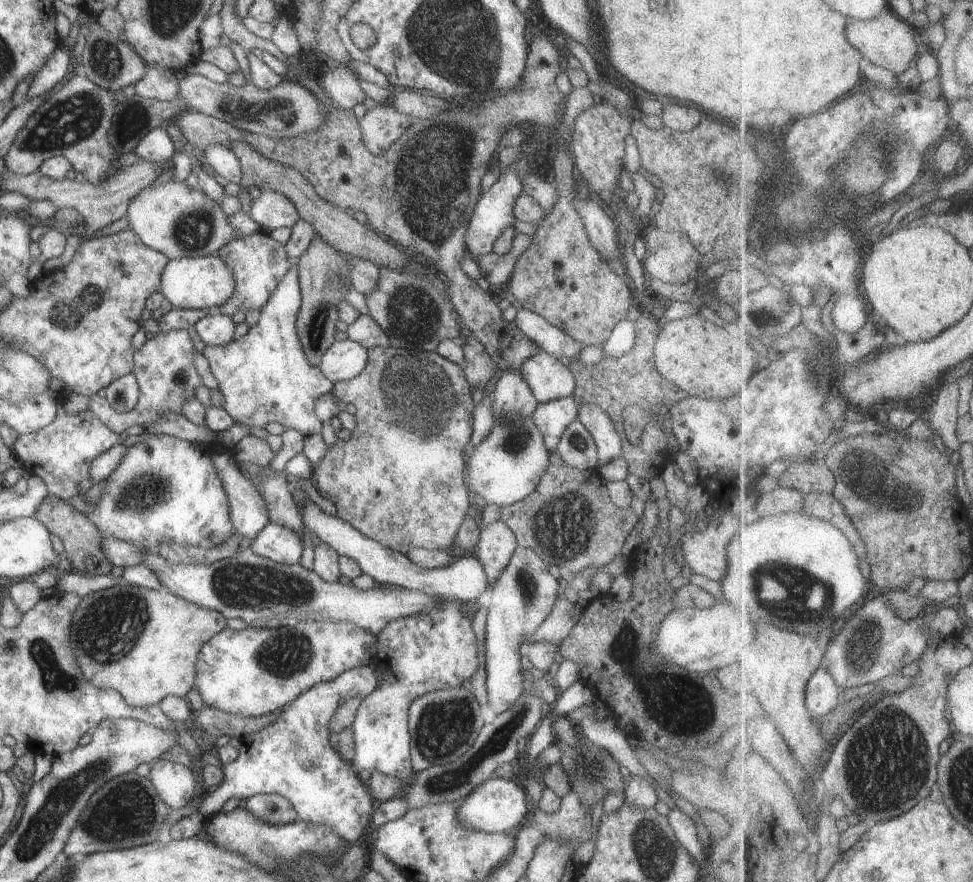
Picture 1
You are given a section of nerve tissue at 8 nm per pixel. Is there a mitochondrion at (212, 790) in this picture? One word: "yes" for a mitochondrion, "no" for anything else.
no

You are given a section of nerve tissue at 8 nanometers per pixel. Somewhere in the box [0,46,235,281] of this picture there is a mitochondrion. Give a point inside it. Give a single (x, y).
(71, 120)

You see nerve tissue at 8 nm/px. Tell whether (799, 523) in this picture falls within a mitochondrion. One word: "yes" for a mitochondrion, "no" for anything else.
no

